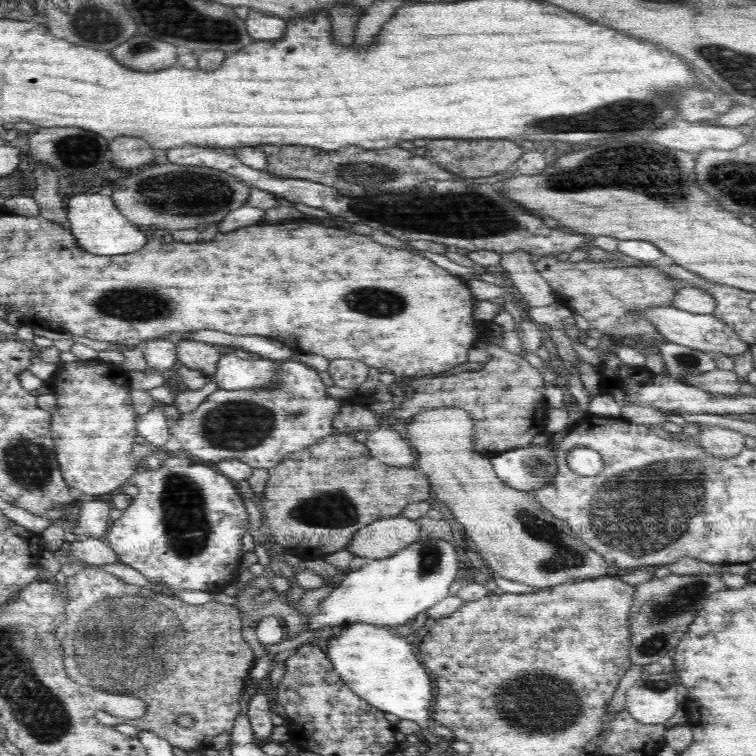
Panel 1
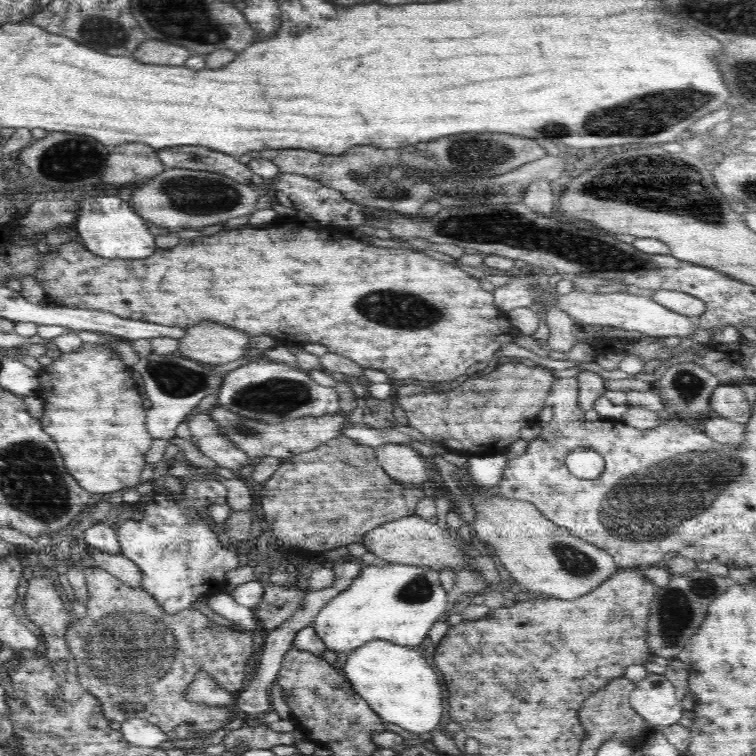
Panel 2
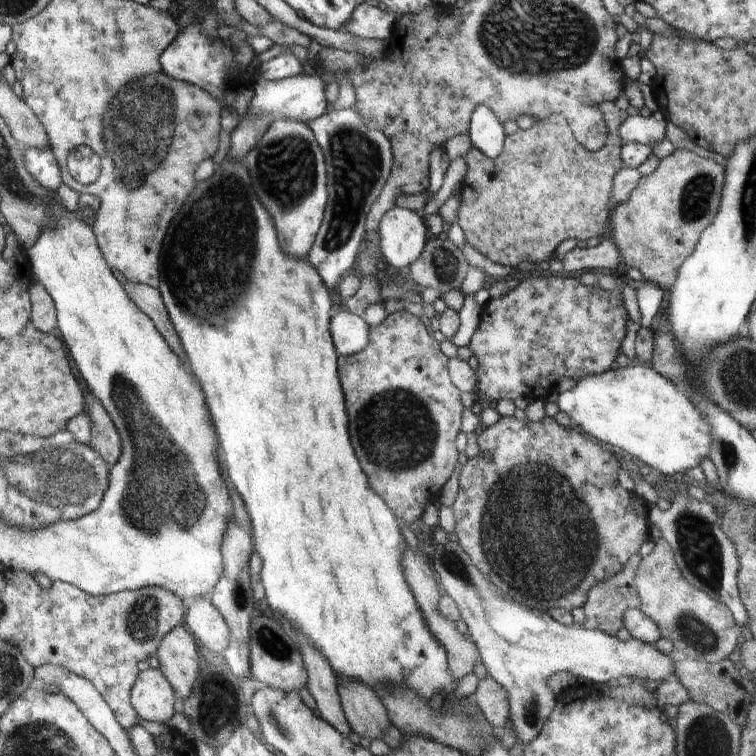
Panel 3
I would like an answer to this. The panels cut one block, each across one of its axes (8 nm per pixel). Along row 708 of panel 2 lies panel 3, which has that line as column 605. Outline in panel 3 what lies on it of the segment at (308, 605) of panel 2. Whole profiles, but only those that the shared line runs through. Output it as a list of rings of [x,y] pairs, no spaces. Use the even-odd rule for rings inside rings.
[[[610,235],[601,237],[596,247],[579,248],[569,250],[561,260],[566,272],[580,272],[585,269],[595,271],[597,268],[616,268],[620,263],[619,252]]]

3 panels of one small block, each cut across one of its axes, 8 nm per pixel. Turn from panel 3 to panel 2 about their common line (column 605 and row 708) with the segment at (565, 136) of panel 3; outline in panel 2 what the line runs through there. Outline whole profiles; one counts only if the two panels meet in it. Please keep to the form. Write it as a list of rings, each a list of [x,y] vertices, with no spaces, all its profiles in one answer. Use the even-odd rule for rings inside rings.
[[[91,564],[81,566],[81,571],[87,582],[89,596],[87,616],[73,618],[65,640],[77,663],[79,683],[86,691],[96,695],[103,715],[109,722],[121,723],[131,716],[143,718],[158,725],[170,740],[210,737],[230,723],[234,706],[192,703],[184,694],[200,670],[228,692],[238,693],[246,688],[246,665],[253,652],[253,636],[220,626],[197,609],[186,609],[170,616],[142,587],[132,588],[108,571]],[[125,702],[140,703],[144,708],[138,712],[126,712],[121,708]]]

